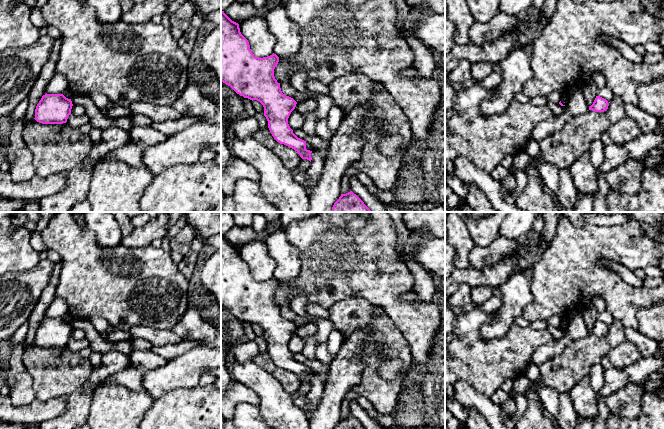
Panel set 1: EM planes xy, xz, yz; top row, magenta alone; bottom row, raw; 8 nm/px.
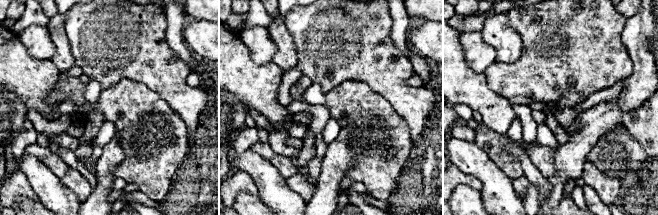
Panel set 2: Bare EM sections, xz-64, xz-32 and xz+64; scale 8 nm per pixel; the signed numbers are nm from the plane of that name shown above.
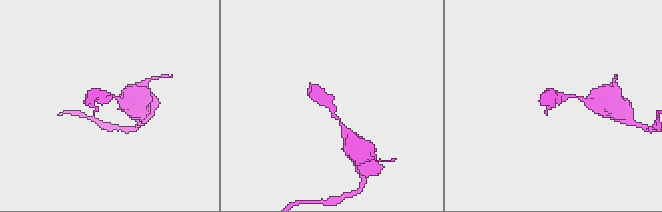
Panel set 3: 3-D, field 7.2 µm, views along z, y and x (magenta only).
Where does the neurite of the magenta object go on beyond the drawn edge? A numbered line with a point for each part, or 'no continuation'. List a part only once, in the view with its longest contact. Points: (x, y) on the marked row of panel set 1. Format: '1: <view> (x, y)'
no continuation

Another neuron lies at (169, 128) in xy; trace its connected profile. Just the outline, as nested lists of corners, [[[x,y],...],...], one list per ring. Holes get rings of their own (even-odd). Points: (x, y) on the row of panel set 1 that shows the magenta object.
[[[182,116],[177,120],[171,120],[166,122],[153,122],[151,126],[167,136],[172,136],[199,122],[200,120],[195,117]]]

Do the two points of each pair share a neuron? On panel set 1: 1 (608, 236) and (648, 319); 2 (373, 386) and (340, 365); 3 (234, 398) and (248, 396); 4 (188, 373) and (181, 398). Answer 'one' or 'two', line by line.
1: two
2: two
3: one
4: two

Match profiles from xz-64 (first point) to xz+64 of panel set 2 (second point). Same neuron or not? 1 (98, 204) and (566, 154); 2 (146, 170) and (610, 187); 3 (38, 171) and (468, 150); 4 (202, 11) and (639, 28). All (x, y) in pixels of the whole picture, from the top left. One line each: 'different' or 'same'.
1: same
2: same
3: same
4: different

